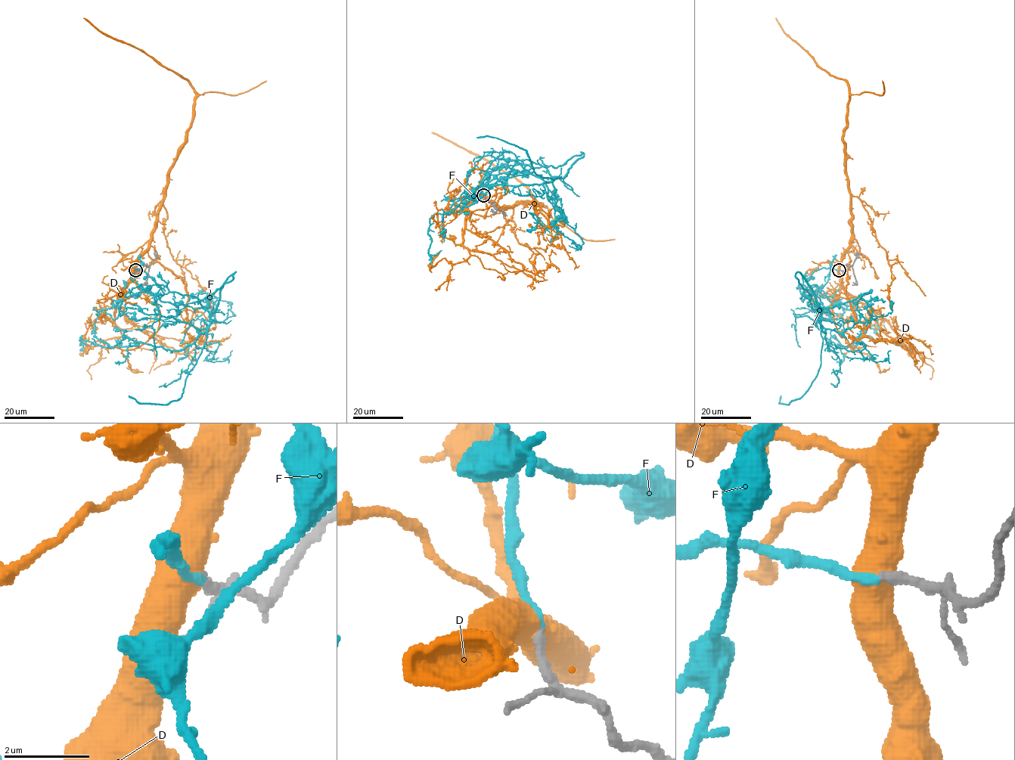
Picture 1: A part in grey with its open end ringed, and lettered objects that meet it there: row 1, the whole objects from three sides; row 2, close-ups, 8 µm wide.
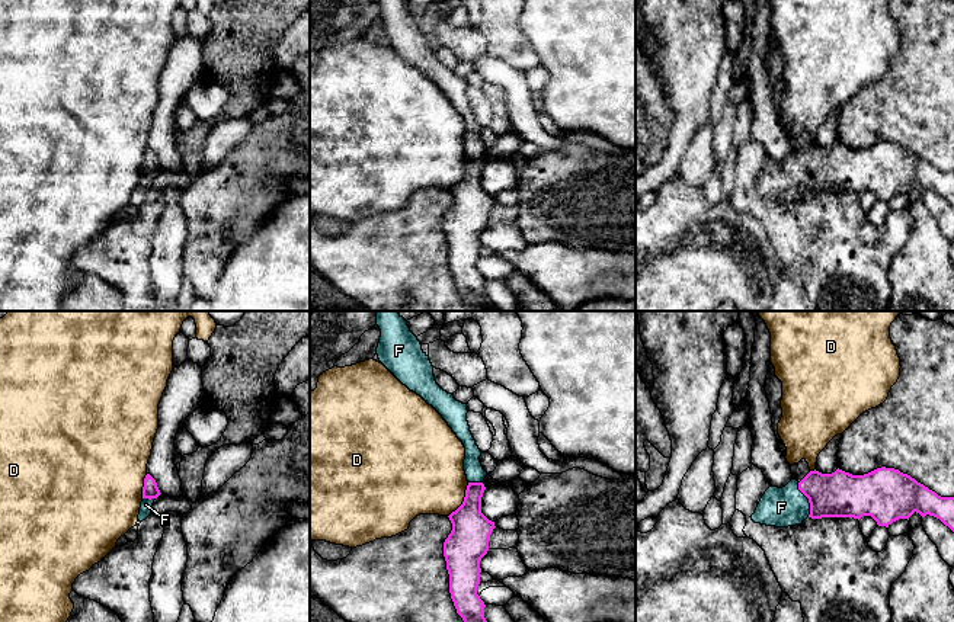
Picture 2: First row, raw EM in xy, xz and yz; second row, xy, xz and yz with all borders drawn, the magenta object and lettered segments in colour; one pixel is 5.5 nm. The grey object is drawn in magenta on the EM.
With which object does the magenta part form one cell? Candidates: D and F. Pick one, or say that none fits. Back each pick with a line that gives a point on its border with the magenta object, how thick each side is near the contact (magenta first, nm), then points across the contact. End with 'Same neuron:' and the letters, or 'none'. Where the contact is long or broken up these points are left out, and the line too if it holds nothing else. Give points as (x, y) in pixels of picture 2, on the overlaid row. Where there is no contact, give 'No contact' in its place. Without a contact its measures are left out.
F: Touches magenta at yz (809, 500). Thickness 260 nm (magenta) against 220 nm. Path across: yz (839, 494), (818, 494), (809, 500), (797, 500), (781, 507)
Same neuron: F

